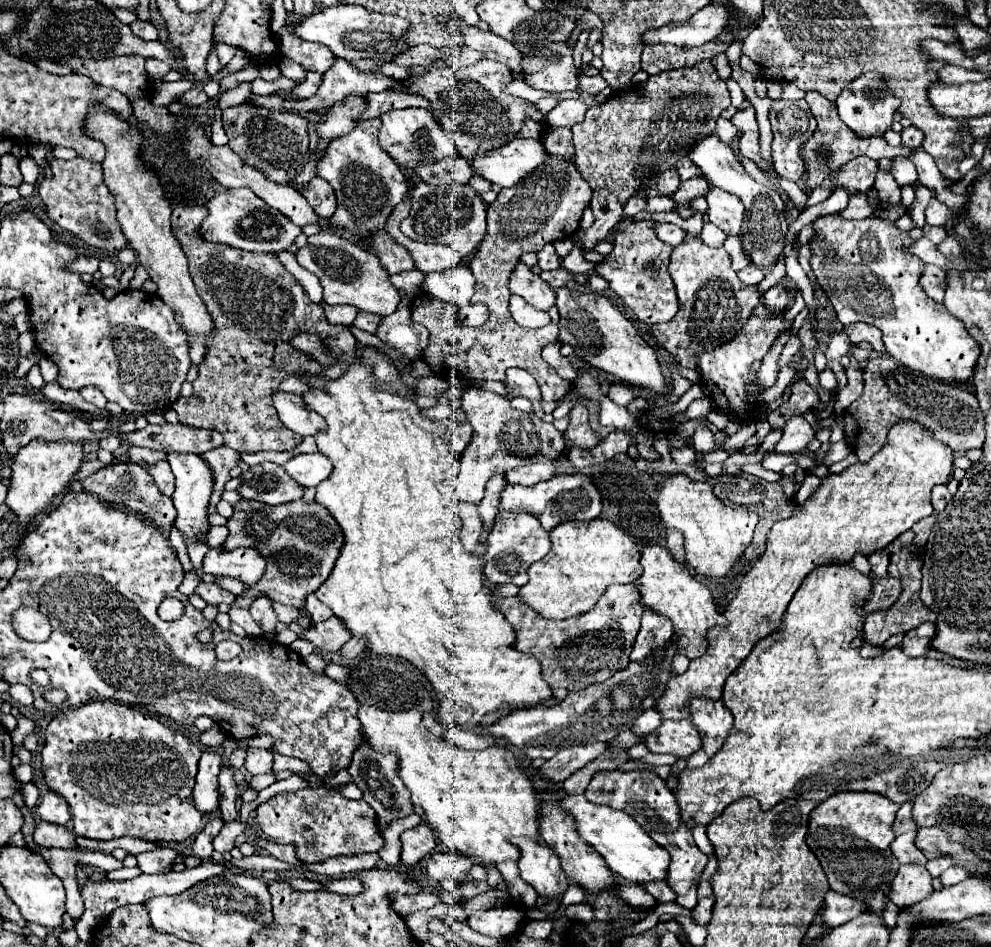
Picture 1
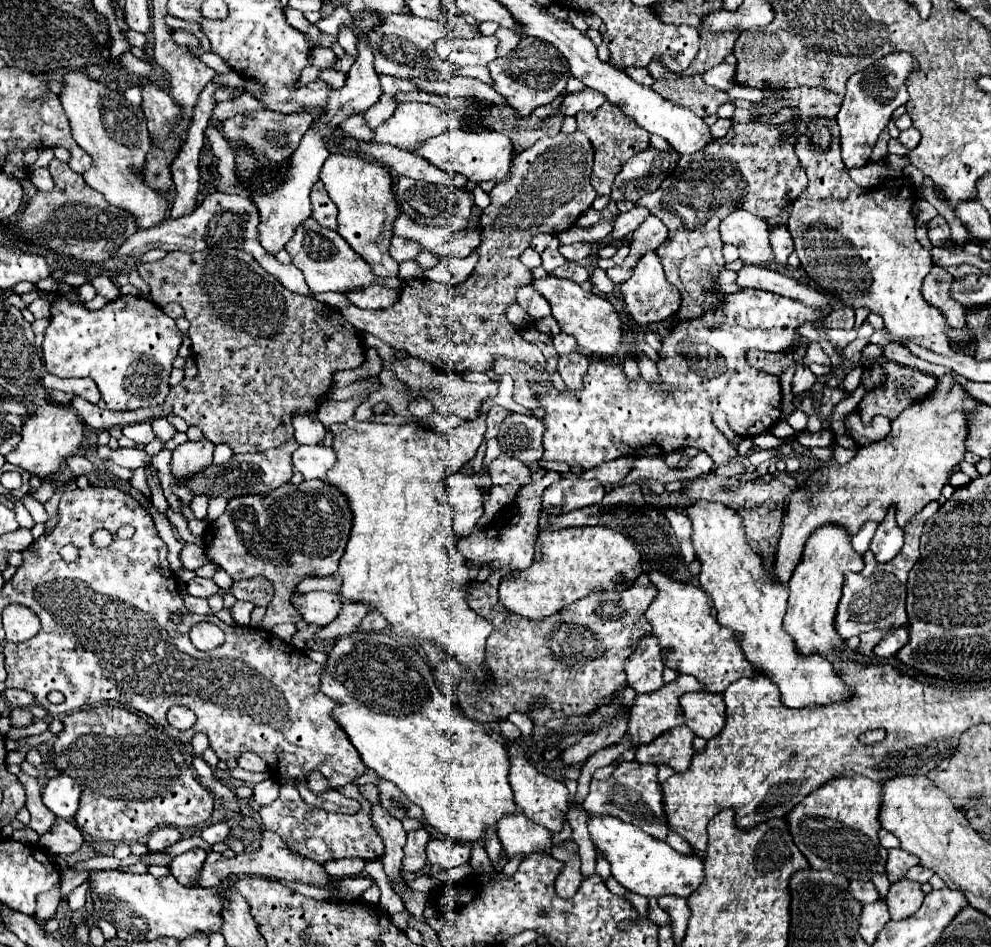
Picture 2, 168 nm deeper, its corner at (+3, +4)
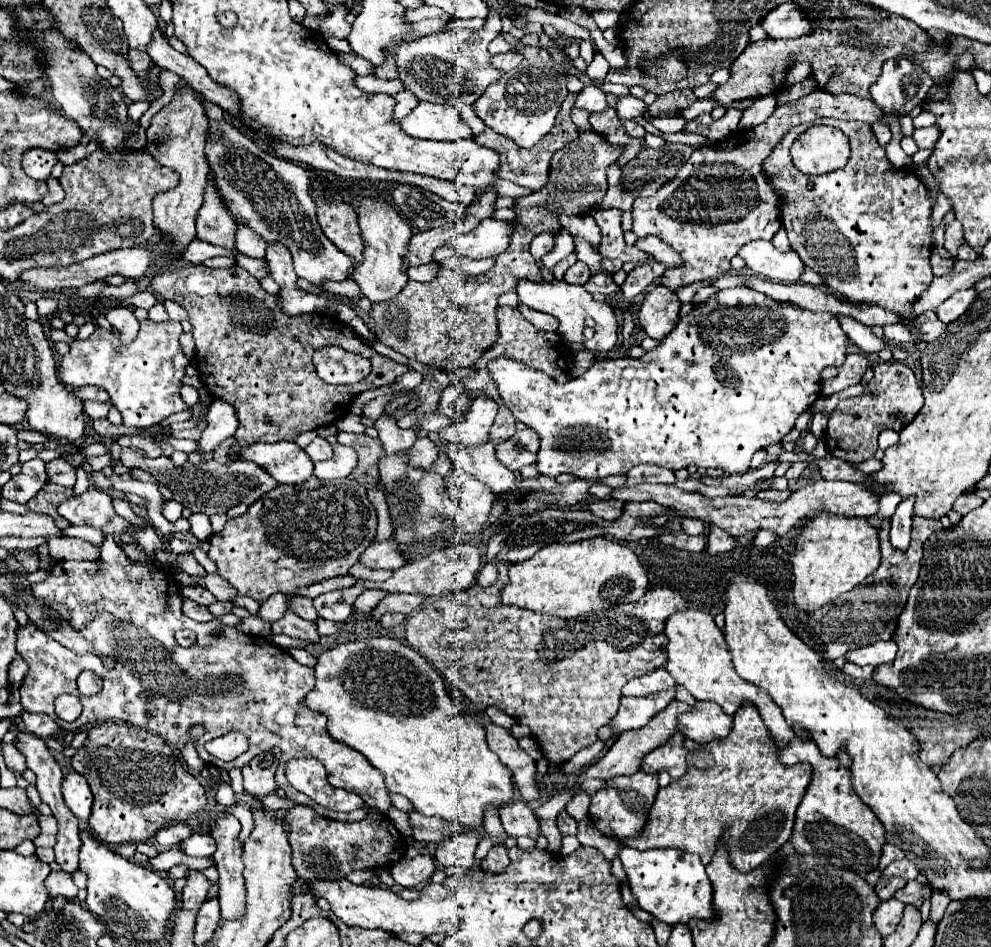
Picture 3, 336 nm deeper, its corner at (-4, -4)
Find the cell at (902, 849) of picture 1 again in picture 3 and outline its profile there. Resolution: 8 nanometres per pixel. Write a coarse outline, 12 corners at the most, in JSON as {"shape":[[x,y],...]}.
{"shape":[[894,860],[882,878],[916,880],[918,868],[910,860]]}

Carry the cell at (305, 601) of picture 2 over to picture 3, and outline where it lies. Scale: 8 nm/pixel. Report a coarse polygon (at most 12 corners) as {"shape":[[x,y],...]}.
{"shape":[[308,596],[292,598],[290,610],[304,620],[318,620]]}

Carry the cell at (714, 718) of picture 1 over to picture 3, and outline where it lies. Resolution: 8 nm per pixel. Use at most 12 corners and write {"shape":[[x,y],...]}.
{"shape":[[712,702],[680,714],[678,730],[698,744],[730,734],[732,716]]}

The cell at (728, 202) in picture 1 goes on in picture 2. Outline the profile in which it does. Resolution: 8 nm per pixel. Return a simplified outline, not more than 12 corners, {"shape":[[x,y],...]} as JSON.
{"shape":[[741,208],[721,222],[721,240],[743,264],[775,264],[767,222]]}

